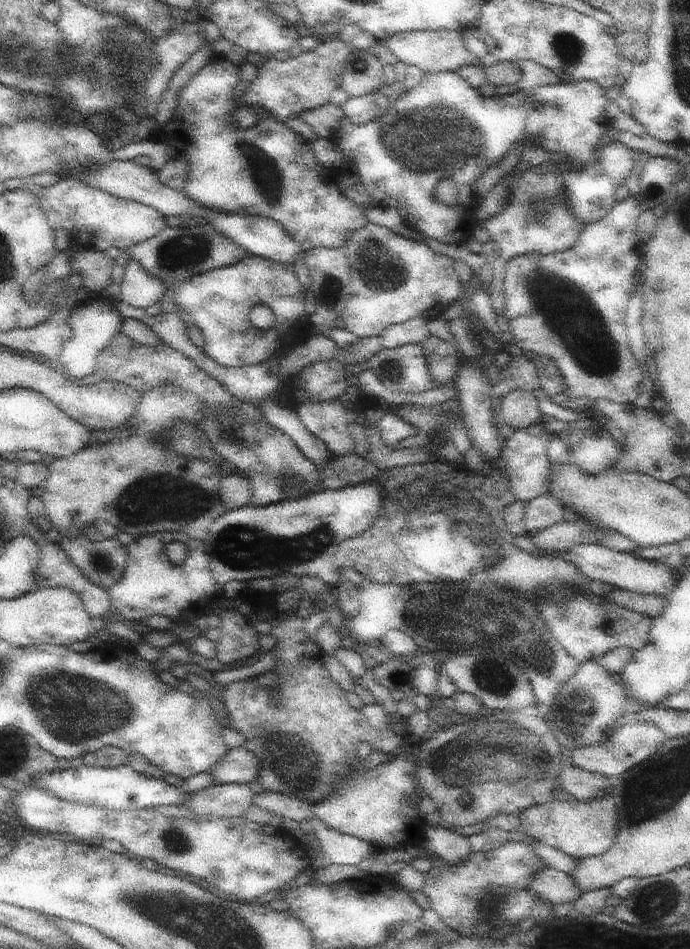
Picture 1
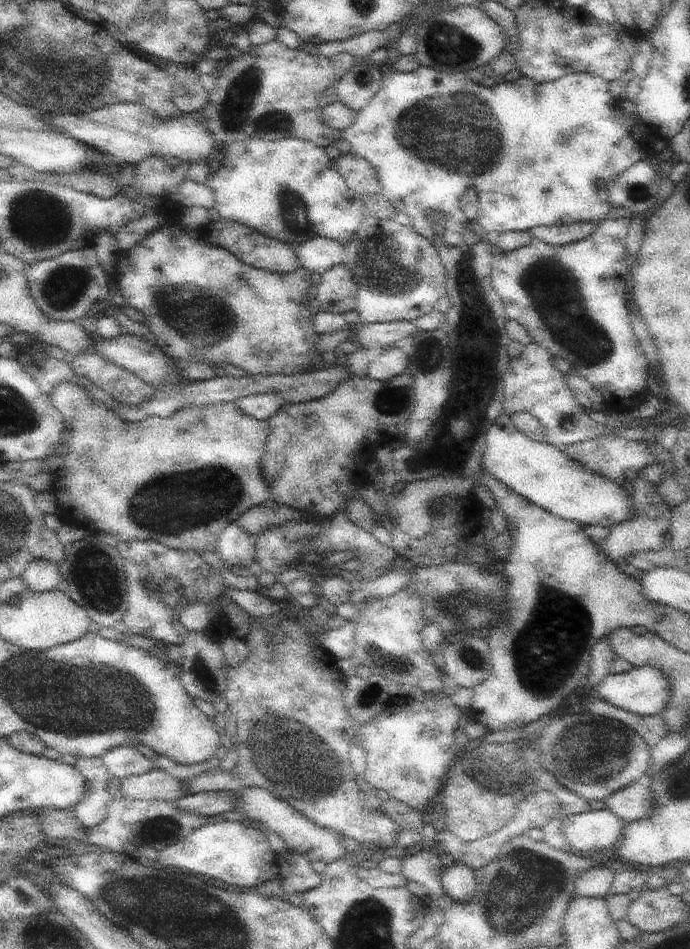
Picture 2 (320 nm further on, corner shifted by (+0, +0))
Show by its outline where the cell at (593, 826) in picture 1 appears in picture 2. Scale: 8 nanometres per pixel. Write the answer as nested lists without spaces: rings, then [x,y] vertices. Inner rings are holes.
[[[610,809],[590,810],[580,814],[569,814],[561,820],[561,832],[572,848],[582,852],[592,850],[617,850],[621,845],[626,823]]]

